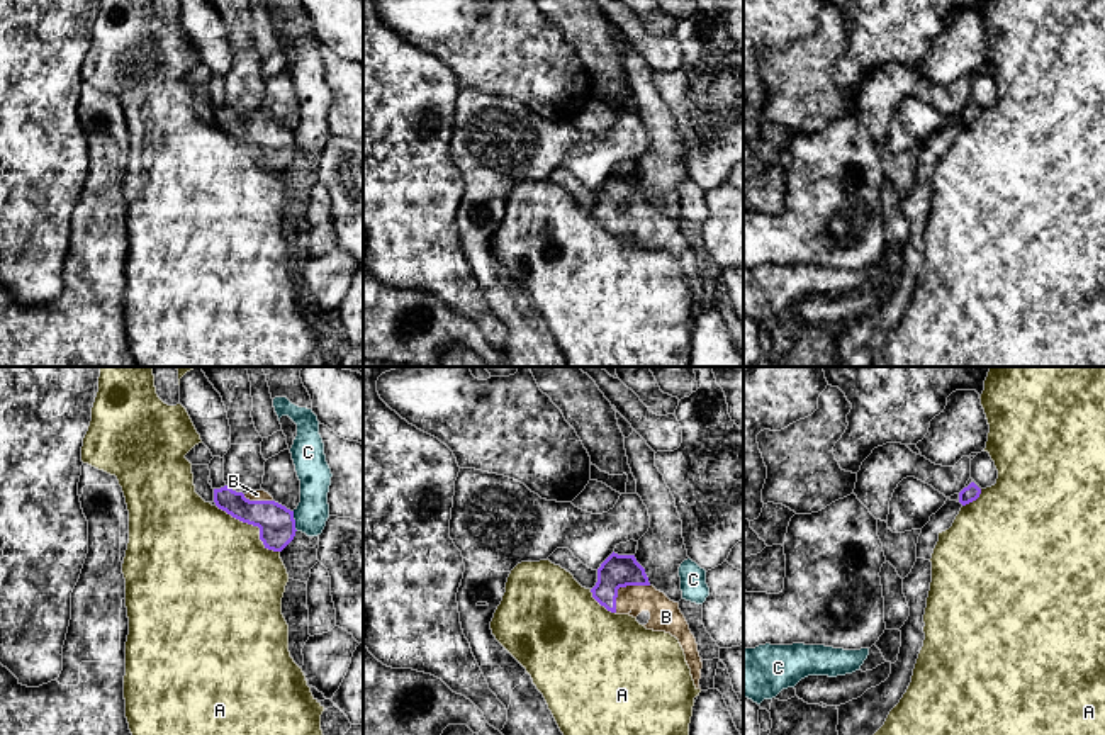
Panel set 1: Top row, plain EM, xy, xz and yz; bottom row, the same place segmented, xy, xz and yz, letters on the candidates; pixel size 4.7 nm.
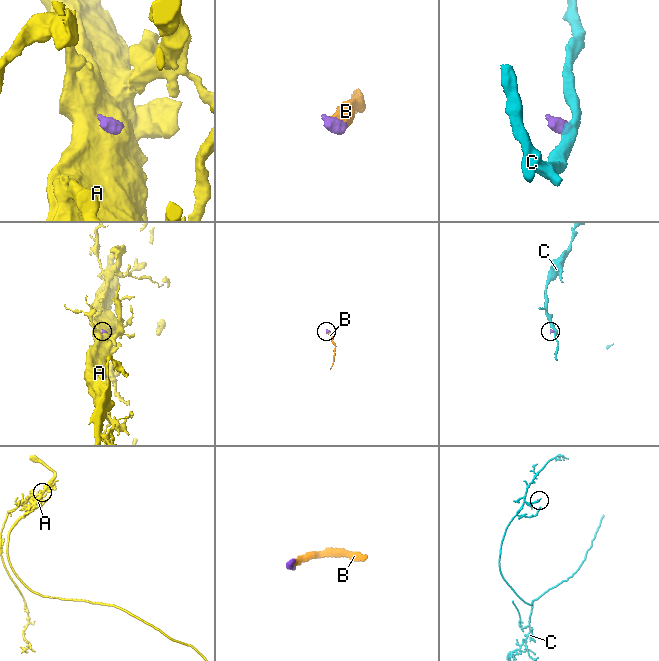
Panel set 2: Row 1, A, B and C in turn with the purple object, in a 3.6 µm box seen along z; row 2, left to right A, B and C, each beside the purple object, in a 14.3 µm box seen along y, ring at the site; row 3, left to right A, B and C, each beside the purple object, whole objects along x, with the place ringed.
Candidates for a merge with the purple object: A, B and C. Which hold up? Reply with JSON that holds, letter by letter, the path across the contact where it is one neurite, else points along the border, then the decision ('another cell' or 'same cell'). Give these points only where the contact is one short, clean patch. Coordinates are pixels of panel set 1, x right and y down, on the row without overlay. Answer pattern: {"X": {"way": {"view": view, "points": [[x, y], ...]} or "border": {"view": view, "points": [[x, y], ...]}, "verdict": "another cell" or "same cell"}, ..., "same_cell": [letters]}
{"A": {"border": {"view": "xy", "points": [[216, 124], [255, 145], [258, 158], [279, 172]]}, "verdict": "another cell"}, "B": {"way": {"view": "xz", "points": [[618, 190], [622, 206], [647, 218], [664, 235]]}, "verdict": "same cell"}, "C": {"border": {"view": "xy", "points": [[292, 131], [297, 150]]}, "verdict": "another cell"}, "same_cell": ["B"]}

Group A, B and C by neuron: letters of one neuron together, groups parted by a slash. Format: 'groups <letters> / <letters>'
groups A / B / C

